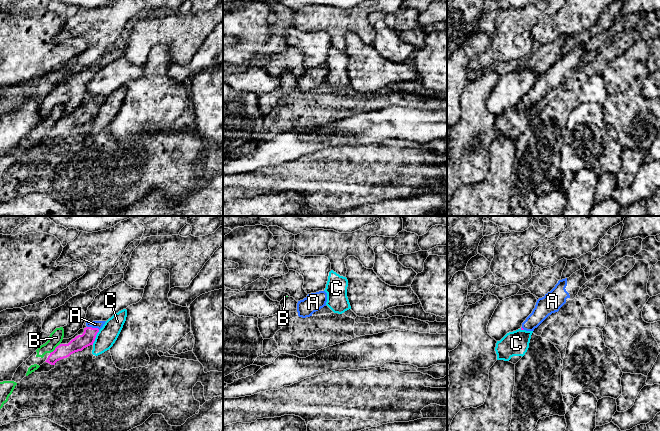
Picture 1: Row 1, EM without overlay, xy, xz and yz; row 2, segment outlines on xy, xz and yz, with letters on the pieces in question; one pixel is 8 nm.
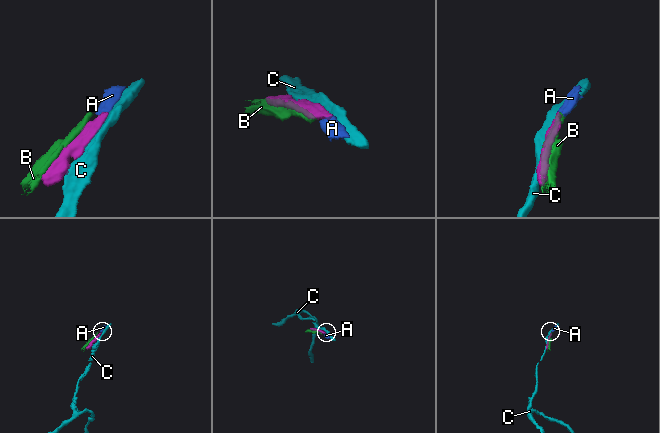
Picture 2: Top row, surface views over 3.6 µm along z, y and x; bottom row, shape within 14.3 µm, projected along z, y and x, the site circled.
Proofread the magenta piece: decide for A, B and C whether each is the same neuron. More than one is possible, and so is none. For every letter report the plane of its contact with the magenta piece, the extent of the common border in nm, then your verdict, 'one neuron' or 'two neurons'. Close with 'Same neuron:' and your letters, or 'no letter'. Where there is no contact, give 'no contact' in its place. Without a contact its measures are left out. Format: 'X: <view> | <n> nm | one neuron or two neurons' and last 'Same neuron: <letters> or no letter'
A: xy | 110 nm | one neuron
B: xy | 90 nm | two neurons
C: xy | 130 nm | two neurons
Same neuron: A

